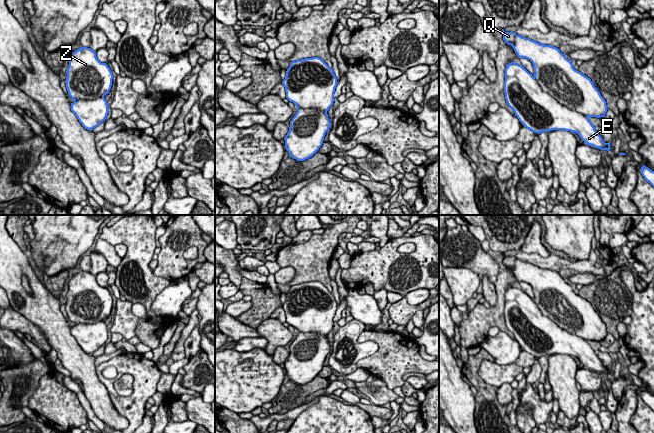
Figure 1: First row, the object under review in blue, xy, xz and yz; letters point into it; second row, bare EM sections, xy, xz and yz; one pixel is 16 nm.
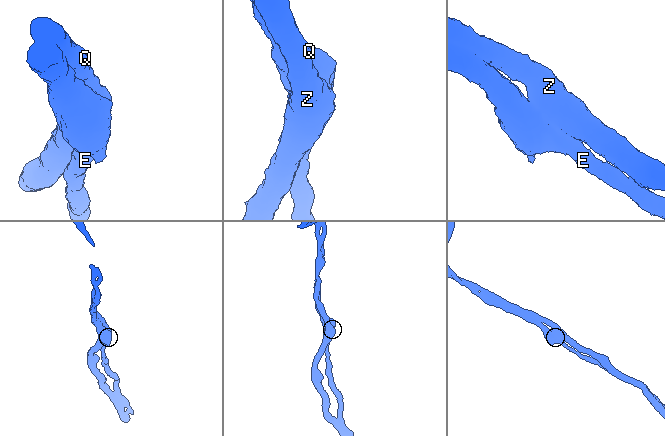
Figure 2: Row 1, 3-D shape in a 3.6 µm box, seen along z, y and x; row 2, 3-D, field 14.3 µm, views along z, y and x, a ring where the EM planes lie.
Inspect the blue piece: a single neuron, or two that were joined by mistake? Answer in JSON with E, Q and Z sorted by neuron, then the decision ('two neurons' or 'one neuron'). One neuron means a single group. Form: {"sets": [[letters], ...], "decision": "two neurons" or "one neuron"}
{"sets": [["E", "Q", "Z"]], "decision": "one neuron"}

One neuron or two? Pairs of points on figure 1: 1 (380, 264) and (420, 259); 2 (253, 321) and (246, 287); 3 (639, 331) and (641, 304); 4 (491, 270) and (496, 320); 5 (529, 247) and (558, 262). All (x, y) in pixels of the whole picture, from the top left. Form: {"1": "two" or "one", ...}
{"1": "one", "2": "one", "3": "one", "4": "two", "5": "two"}

